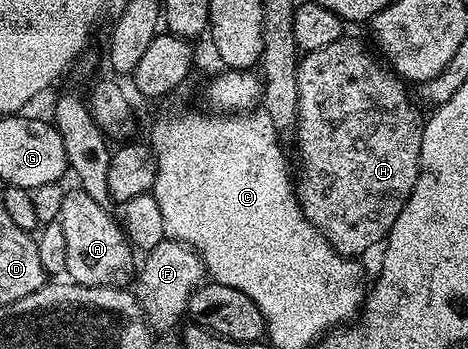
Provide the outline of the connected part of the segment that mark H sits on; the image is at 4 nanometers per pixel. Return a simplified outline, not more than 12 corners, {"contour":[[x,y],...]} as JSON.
{"contour":[[351,35],[304,52],[307,222],[352,259],[419,178],[408,86]]}

